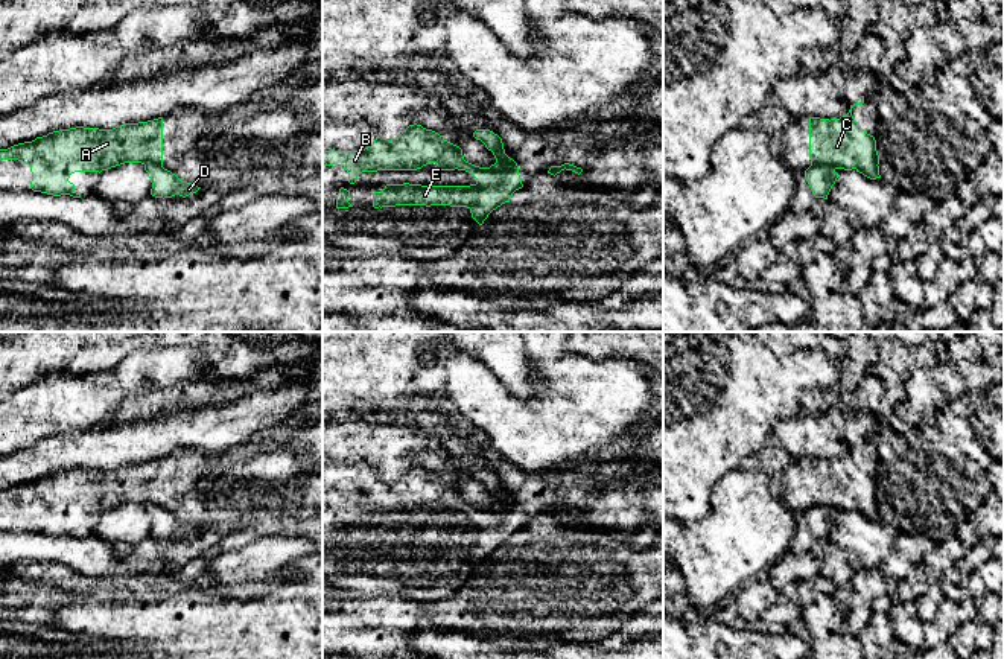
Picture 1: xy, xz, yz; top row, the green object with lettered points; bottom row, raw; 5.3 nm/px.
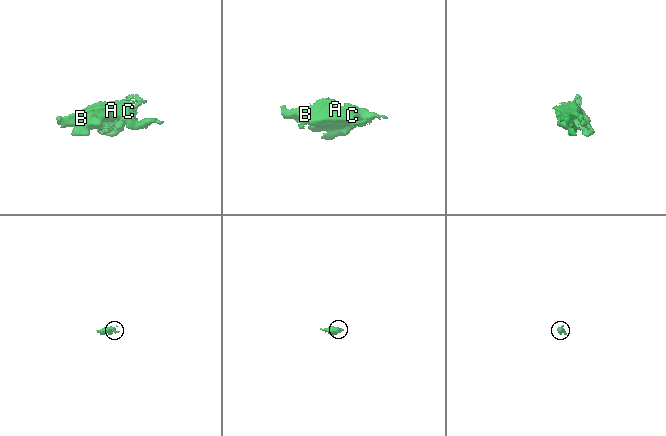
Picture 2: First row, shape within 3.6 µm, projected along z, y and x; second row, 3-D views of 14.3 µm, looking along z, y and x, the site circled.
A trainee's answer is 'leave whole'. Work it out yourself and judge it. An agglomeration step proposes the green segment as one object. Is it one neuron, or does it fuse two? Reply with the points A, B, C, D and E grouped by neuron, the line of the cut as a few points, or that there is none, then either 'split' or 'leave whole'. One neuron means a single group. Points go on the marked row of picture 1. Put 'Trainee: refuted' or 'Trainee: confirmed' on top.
Trainee: refuted
groups A B C E / D; cut yz (811, 163), (834, 169); split

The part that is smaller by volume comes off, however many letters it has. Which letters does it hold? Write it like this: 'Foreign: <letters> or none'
Foreign: D

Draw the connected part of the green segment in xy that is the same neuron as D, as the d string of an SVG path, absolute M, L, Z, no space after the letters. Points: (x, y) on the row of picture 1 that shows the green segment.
M145 163L145 170L152 183L151 195L155 198L164 199L175 195L186 198L201 189L193 183L181 181L175 174L154 163Z

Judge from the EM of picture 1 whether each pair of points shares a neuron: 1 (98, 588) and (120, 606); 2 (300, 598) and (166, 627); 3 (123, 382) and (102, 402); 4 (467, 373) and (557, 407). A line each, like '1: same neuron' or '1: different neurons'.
1: different neurons
2: same neuron
3: same neuron
4: same neuron

